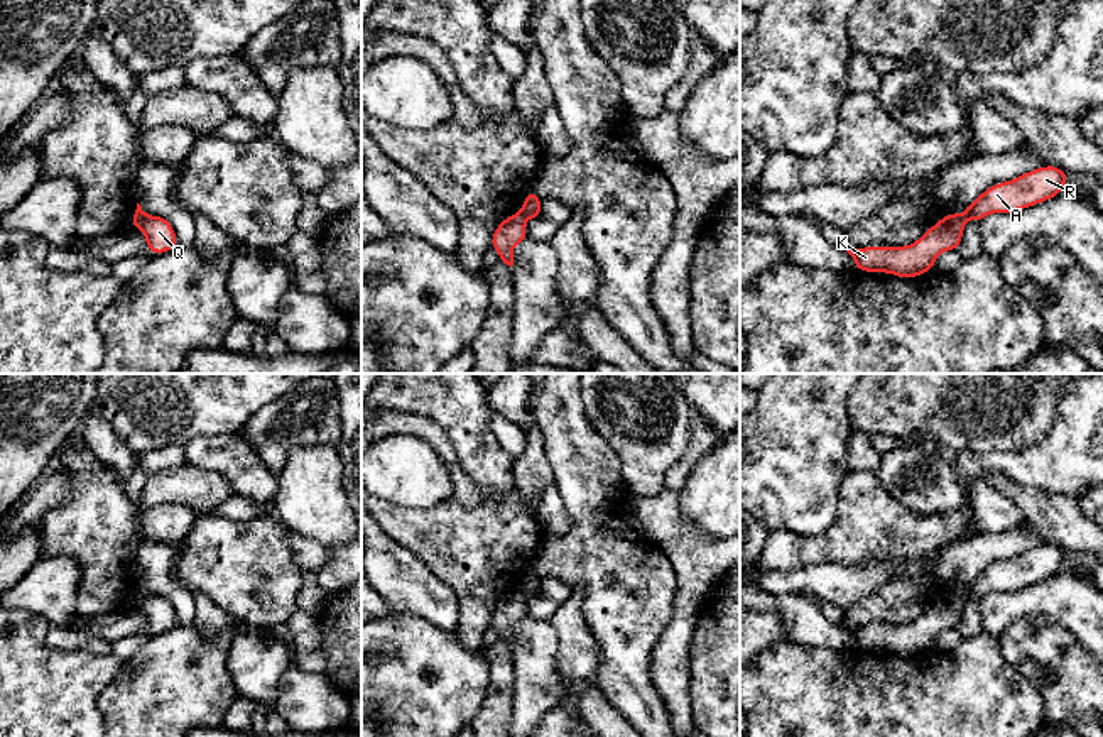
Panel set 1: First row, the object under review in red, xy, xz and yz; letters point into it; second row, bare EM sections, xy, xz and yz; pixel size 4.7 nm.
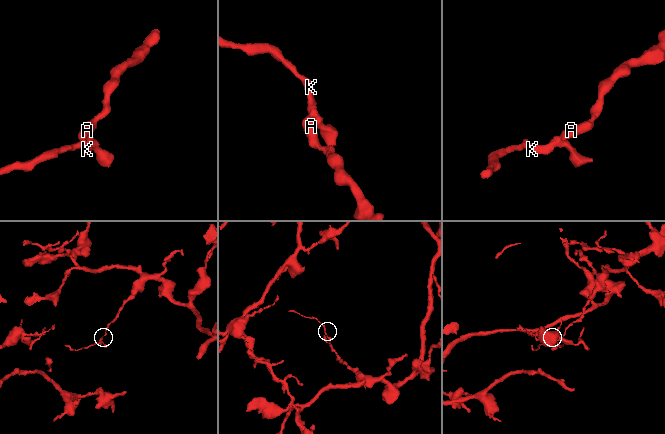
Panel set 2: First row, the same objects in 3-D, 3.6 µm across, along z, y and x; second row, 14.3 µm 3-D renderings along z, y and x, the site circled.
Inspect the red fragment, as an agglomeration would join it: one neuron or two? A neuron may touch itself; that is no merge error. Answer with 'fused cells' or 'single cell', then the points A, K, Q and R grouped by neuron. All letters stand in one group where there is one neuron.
fused cells | A R / K Q

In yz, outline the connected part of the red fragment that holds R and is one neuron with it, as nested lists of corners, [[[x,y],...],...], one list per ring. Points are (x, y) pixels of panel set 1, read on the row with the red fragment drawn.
[[[1056,166],[1029,171],[1012,181],[998,183],[983,191],[961,218],[981,221],[992,213],[1015,213],[1057,196],[1068,172]]]

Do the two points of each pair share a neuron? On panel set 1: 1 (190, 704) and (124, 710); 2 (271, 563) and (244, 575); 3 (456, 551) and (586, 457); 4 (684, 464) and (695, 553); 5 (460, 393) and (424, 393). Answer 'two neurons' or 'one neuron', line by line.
1: one neuron
2: one neuron
3: two neurons
4: two neurons
5: one neuron

